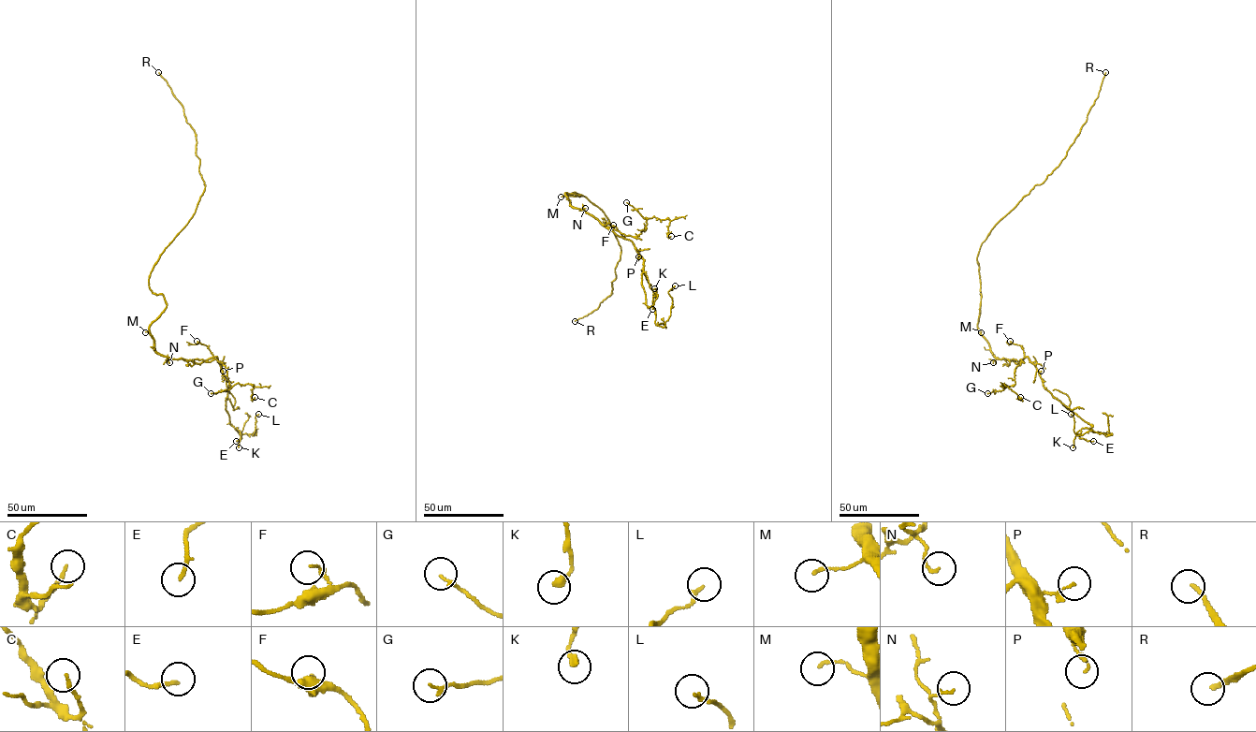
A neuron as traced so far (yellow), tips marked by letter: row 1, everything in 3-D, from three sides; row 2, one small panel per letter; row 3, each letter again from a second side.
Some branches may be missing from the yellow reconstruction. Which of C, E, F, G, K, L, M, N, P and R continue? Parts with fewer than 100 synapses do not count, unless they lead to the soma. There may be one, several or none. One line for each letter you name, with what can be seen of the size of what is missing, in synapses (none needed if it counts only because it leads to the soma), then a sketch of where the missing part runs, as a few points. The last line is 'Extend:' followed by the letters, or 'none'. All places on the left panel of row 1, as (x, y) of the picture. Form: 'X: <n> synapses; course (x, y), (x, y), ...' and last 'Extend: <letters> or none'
R: 250 synapses; course (158, 72), (134, 59), (79, 51), (39, 63), (19, 74), (7, 84), (7, 93), (21, 84), (21, 64)
Extend: R

